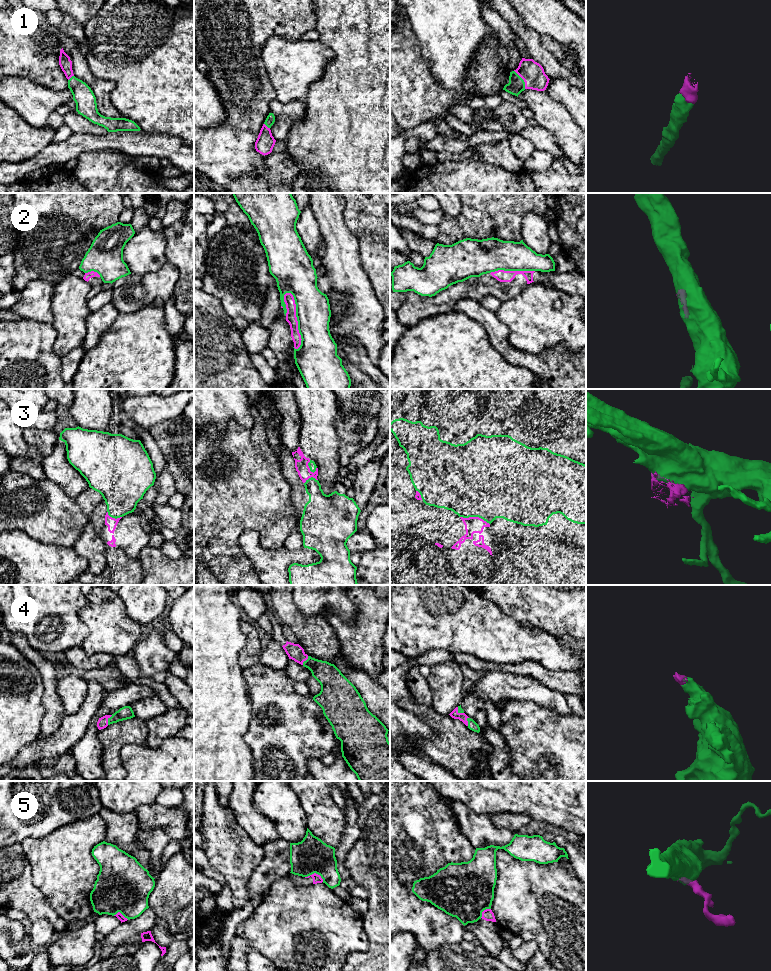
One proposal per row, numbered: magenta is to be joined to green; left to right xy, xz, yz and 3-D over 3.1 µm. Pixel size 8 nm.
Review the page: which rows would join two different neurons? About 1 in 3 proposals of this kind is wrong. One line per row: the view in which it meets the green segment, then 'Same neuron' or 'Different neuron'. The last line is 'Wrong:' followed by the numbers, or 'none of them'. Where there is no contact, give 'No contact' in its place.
1: Touches green in yz. Same neuron
2: Touches green in xz. Different neuron
3: Touches green in yz. Different neuron
4: Touches green in xy. Same neuron
5: Touches green in xz. Different neuron
Wrong: 2, 3, 5

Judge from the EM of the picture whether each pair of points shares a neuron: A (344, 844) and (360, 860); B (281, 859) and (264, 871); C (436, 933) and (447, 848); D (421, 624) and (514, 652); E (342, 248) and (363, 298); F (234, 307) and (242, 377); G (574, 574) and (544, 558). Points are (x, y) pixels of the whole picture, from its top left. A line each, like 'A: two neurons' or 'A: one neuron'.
A: two neurons
B: one neuron
C: one neuron
D: one neuron
E: one neuron
F: two neurons
G: one neuron

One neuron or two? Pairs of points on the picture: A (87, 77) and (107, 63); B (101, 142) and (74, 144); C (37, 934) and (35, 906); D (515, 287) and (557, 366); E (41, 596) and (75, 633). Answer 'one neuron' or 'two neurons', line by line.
A: two neurons
B: one neuron
C: two neurons
D: two neurons
E: one neuron

